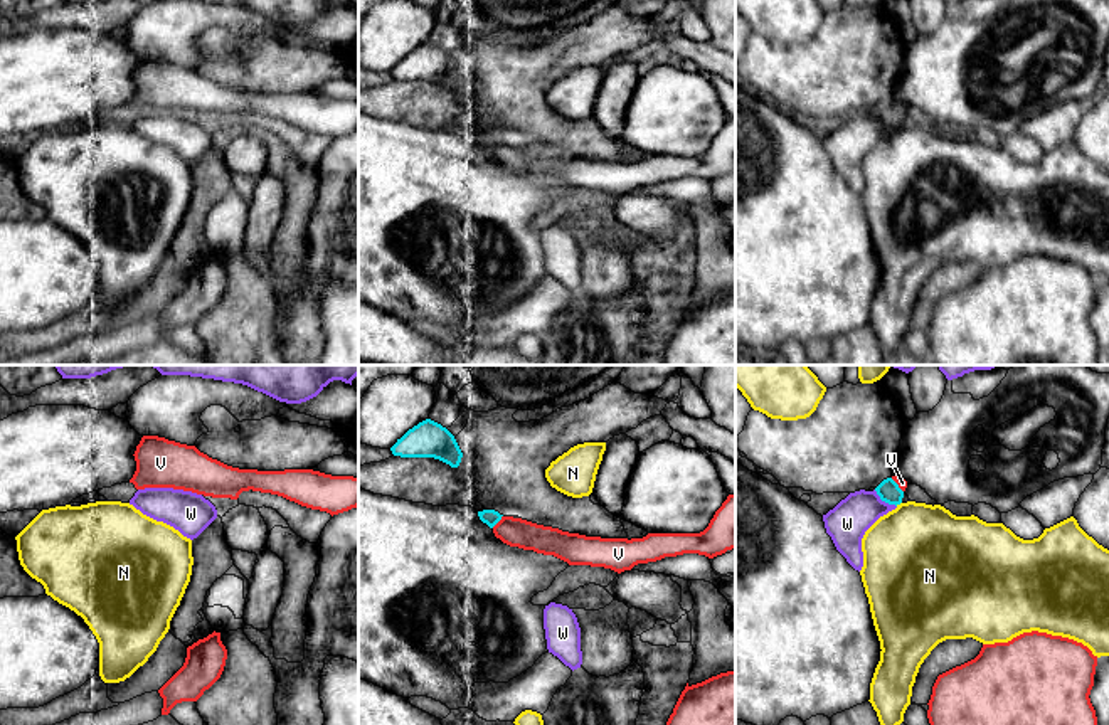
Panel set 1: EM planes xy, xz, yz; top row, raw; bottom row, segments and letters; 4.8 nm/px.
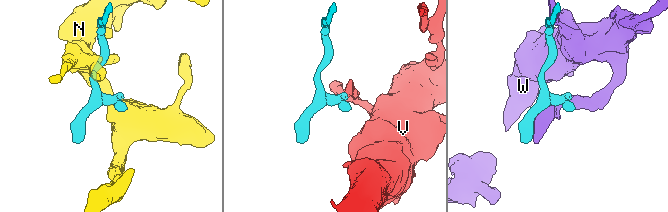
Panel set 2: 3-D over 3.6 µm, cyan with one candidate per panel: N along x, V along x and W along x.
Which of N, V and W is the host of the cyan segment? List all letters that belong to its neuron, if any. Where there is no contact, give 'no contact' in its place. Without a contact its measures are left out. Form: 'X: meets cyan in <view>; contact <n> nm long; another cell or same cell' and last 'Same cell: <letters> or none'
N: meets cyan in yz; contact 40 nm long; another cell
V: meets cyan in xz; contact 80 nm long; same cell
W: meets cyan in yz; contact 140 nm long; another cell
Same cell: V

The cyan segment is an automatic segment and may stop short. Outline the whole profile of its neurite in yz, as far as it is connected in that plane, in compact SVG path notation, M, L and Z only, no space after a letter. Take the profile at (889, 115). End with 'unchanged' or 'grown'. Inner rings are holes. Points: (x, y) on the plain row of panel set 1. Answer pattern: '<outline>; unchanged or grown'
M892 99L883 103L877 111L877 118L880 119L882 124L889 126L889 128L900 128L902 121L904 121L904 114L907 111L907 104L899 101L899 99Z; grown

